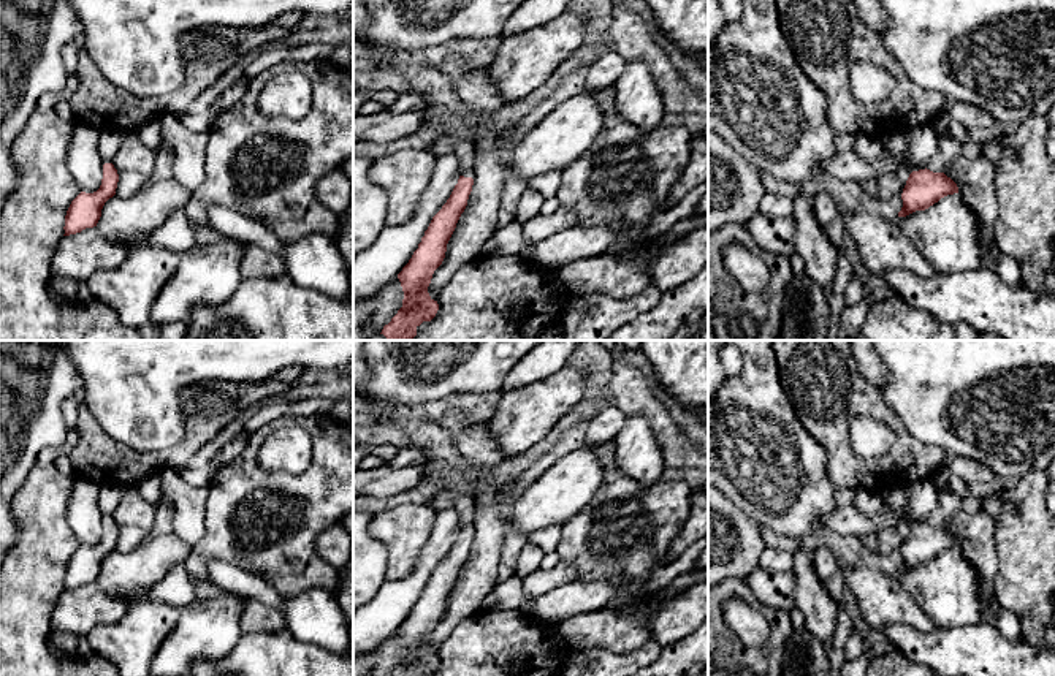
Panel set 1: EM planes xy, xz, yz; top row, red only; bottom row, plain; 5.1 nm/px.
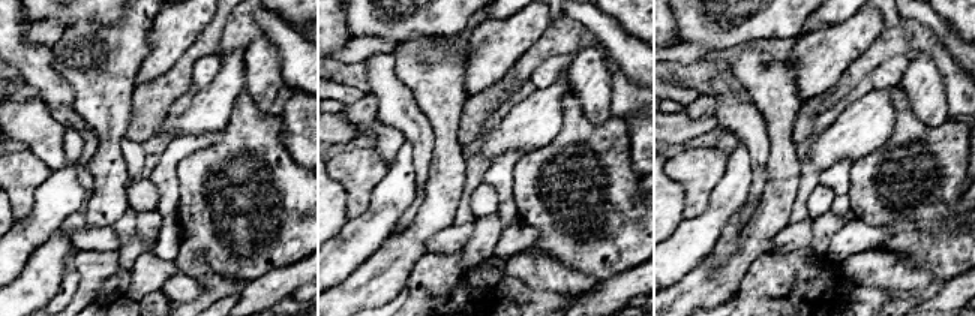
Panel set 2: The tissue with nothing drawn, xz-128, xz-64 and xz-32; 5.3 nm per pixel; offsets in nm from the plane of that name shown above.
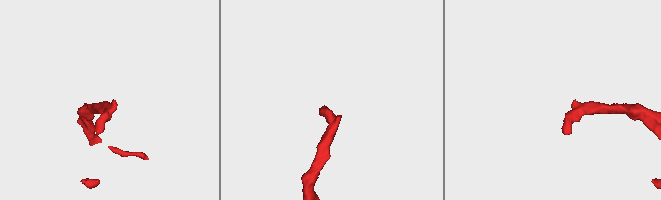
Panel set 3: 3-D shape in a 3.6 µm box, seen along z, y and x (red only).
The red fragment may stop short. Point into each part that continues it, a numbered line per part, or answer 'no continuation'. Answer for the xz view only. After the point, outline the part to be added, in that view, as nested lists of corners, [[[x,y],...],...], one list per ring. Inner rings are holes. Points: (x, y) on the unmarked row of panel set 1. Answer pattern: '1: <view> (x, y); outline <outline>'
1: xz (450, 480); outline [[[428,442],[420,443],[429,451],[429,458],[423,464],[426,478],[434,480],[444,492],[448,492],[453,497],[455,511],[461,518],[461,530],[474,534],[477,497],[467,488],[464,473],[450,467],[444,456],[432,453]]]

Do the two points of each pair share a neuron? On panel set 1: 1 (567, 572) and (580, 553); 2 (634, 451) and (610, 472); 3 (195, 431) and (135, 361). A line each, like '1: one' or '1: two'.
1: two
2: two
3: two

